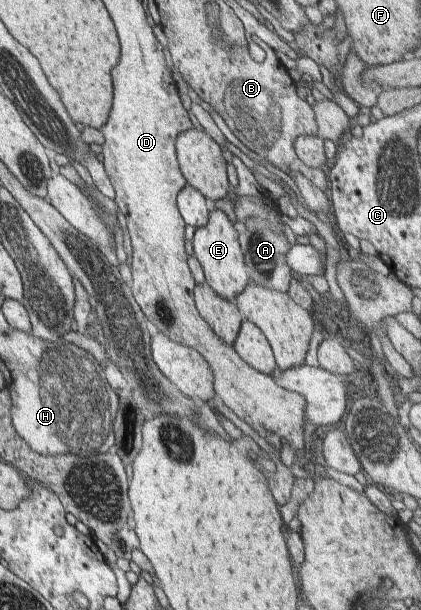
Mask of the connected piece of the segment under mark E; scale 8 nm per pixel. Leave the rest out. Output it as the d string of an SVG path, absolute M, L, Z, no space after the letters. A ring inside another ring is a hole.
M216 209L209 213L207 222L196 228L189 248L202 266L205 282L224 299L231 300L236 297L250 281L239 242L239 233L224 211Z

